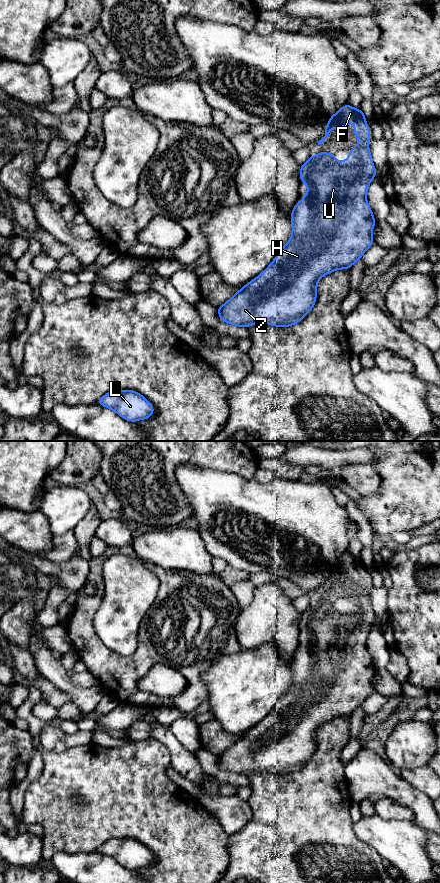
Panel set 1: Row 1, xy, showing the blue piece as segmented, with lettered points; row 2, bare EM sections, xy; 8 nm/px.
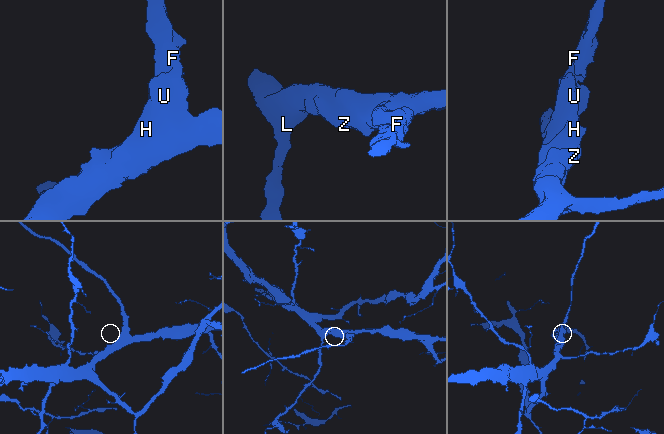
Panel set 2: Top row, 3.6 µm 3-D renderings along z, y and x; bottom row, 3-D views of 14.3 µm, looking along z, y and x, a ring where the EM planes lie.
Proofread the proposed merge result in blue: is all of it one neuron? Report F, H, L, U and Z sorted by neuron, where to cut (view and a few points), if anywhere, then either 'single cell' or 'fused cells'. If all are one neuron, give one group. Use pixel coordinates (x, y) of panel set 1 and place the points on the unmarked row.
F H L U Z | no cut | single cell

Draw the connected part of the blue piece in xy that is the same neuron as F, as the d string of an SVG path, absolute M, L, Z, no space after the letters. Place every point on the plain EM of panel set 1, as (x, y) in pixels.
M349 551L345 552L343 555L339 557L339 559L336 562L333 562L330 565L328 572L325 574L325 584L318 589L318 592L322 592L324 590L325 586L329 584L329 581L332 577L336 577L338 575L346 577L347 572L350 570L354 570L357 573L353 577L353 582L360 588L359 591L353 597L349 598L349 605L344 610L338 610L333 601L321 600L314 604L310 604L310 606L303 613L301 613L300 628L304 630L305 633L308 635L308 641L304 643L302 648L298 649L290 663L292 671L292 683L288 691L280 697L279 701L272 709L272 711L260 723L258 723L255 727L251 728L248 732L244 733L243 736L237 739L235 743L232 744L225 752L217 754L219 766L223 770L240 774L242 776L247 776L252 772L260 771L266 771L275 775L289 775L291 773L299 771L303 767L303 765L312 758L312 756L315 753L317 745L317 731L319 727L322 724L339 717L350 717L356 709L361 707L362 703L366 700L366 698L374 692L371 680L375 674L376 668L367 650L366 641L371 628L375 624L377 624L377 621L368 594L368 589L370 588L371 584L369 574L366 571L364 559L351 555Z

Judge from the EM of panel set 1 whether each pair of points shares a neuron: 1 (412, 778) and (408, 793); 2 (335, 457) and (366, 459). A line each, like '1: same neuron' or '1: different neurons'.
1: different neurons
2: same neuron

